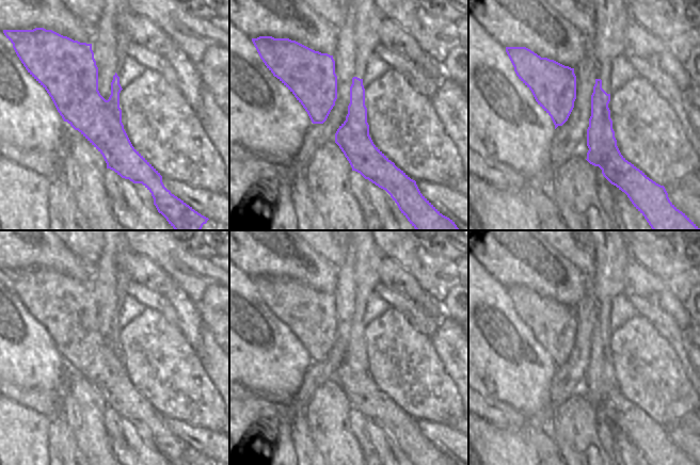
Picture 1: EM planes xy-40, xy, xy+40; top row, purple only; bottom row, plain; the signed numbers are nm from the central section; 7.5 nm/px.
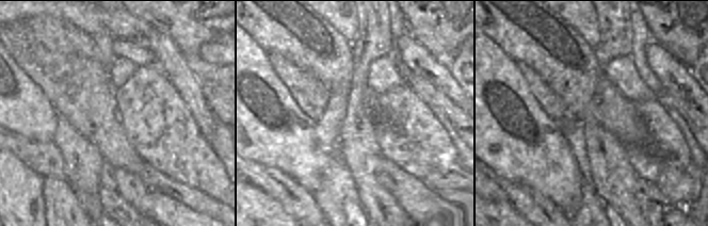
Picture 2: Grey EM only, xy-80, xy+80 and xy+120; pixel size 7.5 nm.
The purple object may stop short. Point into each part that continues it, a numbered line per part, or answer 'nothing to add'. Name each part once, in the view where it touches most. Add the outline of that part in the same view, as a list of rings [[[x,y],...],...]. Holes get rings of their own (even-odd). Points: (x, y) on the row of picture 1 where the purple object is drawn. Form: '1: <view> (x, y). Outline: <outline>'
nothing to add.

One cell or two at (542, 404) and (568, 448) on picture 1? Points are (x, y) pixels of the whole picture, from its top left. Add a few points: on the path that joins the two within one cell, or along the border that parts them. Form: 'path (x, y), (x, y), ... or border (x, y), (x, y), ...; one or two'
border (552, 406), (551, 414), (546, 418); two

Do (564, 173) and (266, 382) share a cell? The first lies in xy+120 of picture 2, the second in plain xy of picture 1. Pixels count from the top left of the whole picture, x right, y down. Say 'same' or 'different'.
same

